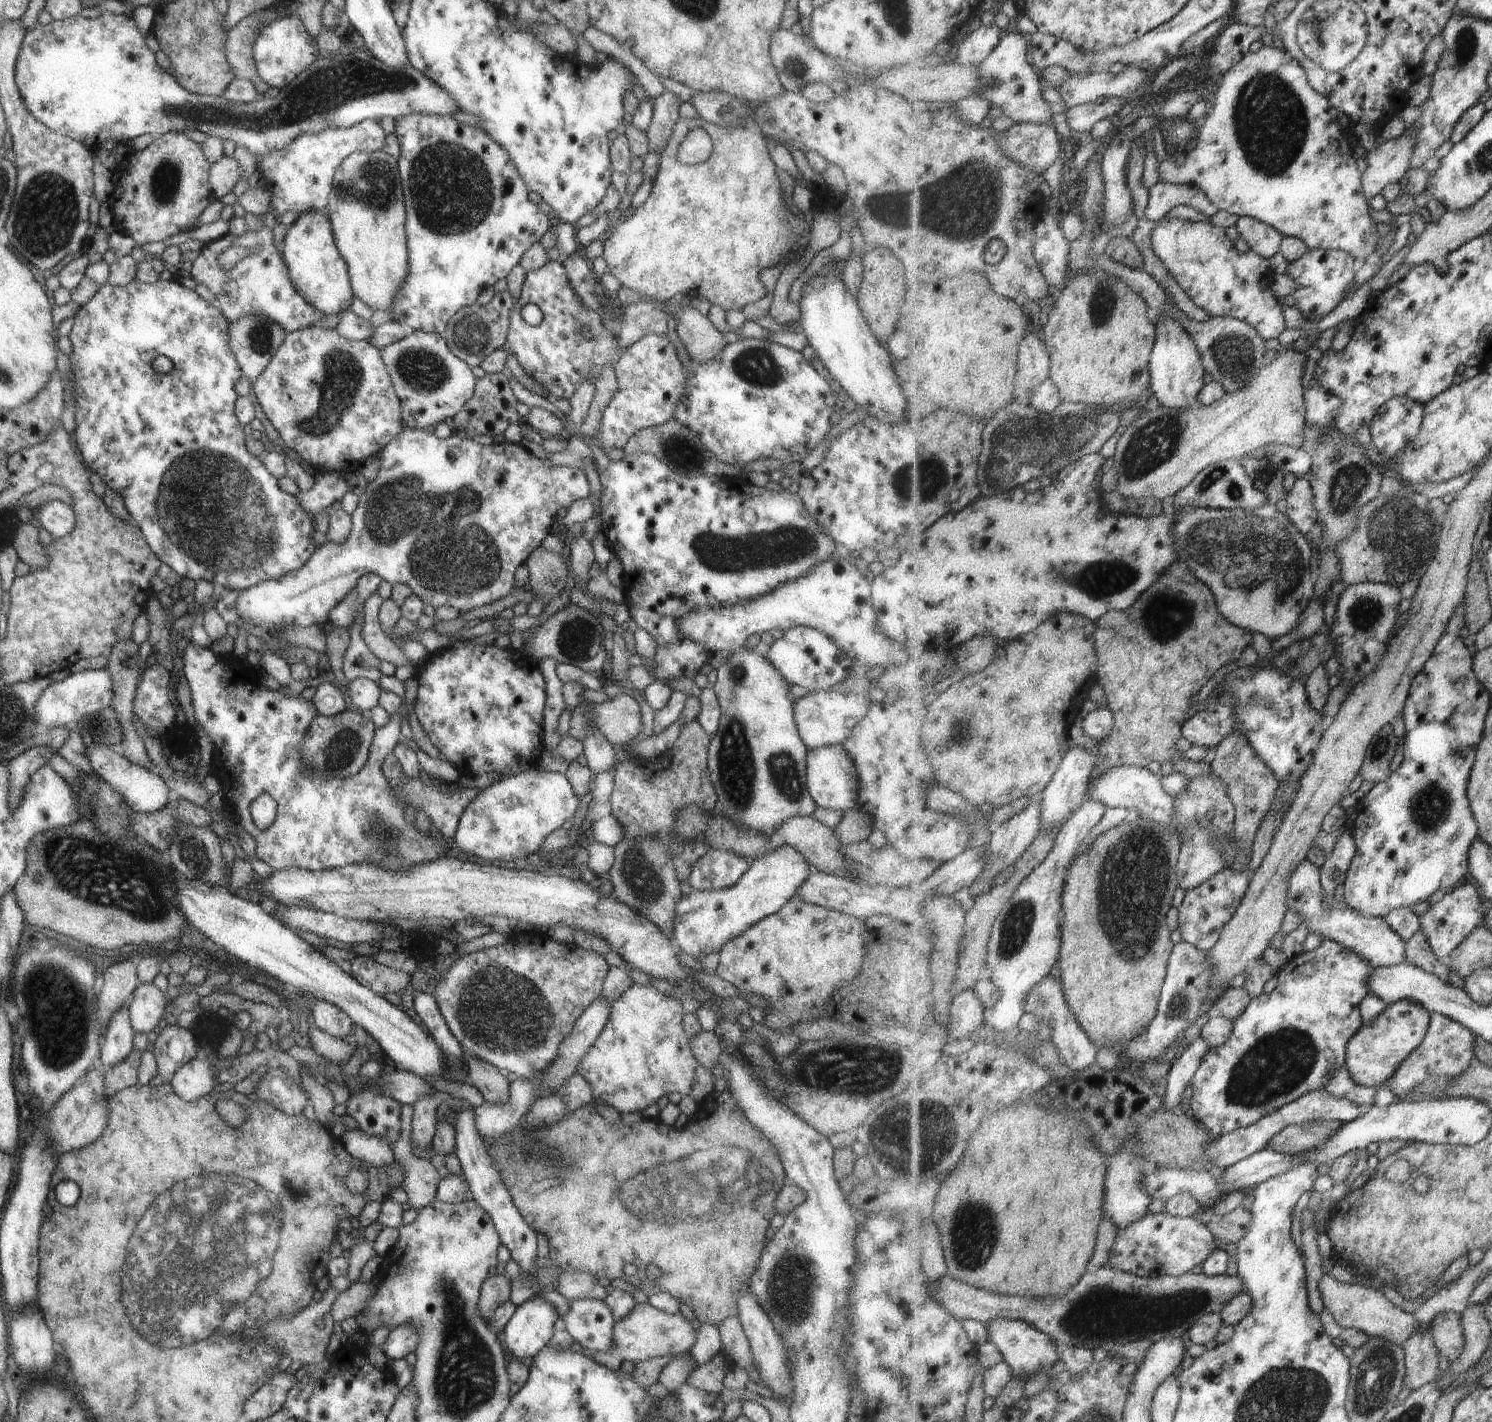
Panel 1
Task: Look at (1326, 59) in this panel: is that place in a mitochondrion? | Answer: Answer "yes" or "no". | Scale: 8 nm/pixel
no

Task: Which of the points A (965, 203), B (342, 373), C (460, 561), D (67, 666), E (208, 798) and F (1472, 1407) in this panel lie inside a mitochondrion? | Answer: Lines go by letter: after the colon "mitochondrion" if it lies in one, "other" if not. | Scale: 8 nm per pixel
A: mitochondrion
B: mitochondrion
C: mitochondrion
D: other
E: other
F: other

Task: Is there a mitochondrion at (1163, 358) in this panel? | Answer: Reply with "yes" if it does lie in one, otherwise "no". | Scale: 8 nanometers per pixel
no

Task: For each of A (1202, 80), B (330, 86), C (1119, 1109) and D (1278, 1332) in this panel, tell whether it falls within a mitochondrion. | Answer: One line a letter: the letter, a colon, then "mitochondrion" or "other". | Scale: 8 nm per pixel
A: other
B: mitochondrion
C: other
D: other

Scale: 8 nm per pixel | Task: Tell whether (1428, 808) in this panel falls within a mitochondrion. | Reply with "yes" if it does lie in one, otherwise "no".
yes

